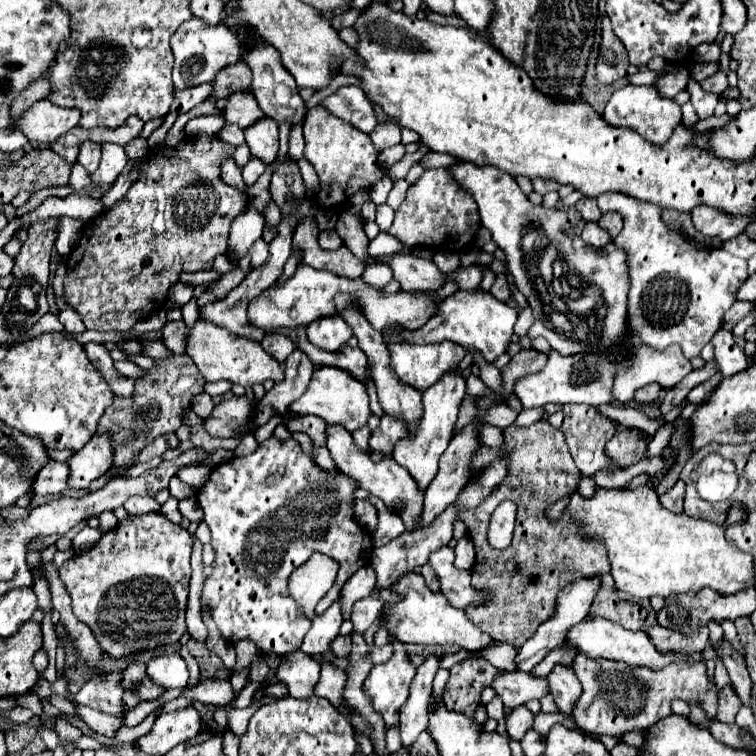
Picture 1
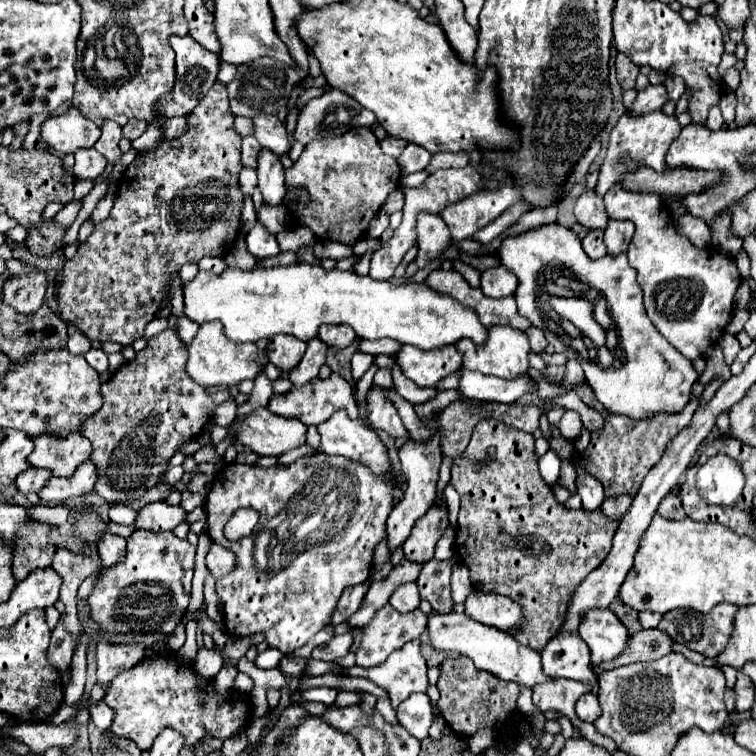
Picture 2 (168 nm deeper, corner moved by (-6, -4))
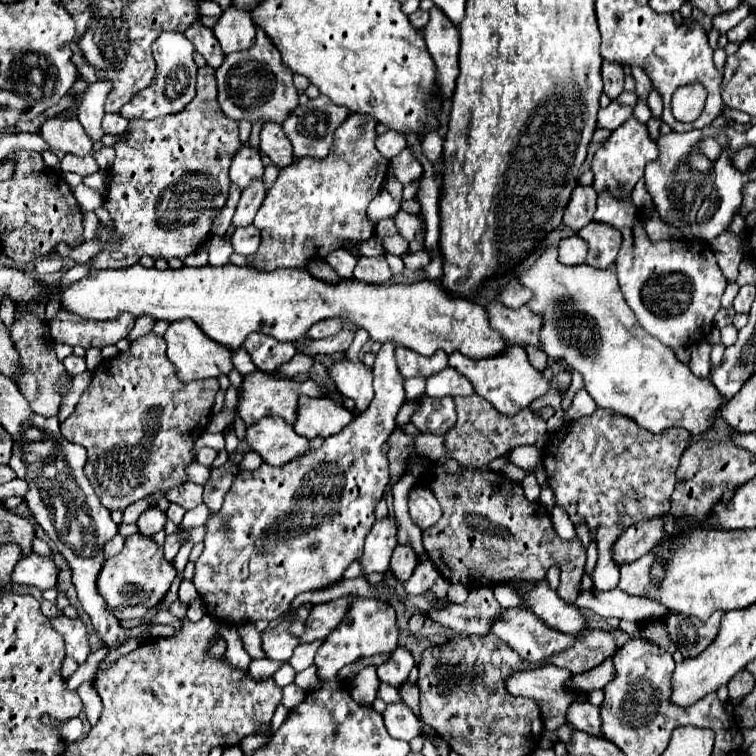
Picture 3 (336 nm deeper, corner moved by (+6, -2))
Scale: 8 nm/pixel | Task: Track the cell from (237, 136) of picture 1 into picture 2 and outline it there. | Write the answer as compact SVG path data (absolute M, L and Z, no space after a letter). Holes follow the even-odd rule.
M254 136L242 138L242 164L244 166L256 166L256 154L260 152L260 144Z

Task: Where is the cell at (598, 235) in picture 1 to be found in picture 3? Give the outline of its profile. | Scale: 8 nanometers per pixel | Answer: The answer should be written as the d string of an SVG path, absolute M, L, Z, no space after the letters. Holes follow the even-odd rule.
M578 234L570 236L570 238L564 238L560 240L560 246L558 246L558 260L566 266L576 266L576 264L582 264L584 258L586 258L586 252L588 252L588 246L582 238L578 238Z

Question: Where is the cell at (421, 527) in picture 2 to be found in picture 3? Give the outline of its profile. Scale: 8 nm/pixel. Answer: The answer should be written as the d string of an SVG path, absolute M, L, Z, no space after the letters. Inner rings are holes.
M396 546L392 560L390 560L390 570L398 582L406 582L414 568L418 566L418 558L410 546Z

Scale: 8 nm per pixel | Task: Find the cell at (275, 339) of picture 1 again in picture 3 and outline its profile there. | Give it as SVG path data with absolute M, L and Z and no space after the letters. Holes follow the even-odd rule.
M252 332L244 342L246 352L252 362L262 372L276 372L282 364L290 362L296 354L296 346L292 342L280 342L268 334Z

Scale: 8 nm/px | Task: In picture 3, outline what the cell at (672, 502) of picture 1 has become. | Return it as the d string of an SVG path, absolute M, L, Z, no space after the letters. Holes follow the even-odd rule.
M652 518L648 522L638 522L630 526L622 536L616 538L612 546L612 560L622 566L624 562L636 562L636 558L642 558L648 554L664 536L662 518Z

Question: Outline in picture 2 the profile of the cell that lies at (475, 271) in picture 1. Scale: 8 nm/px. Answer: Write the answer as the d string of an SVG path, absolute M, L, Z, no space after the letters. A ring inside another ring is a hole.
M504 266L488 268L480 276L480 290L492 298L512 296L516 290L516 276Z

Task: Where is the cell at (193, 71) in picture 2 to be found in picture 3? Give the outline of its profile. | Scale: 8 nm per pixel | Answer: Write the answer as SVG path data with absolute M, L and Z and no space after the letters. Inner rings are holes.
M162 32L158 40L152 44L152 56L156 62L156 74L154 80L148 88L140 90L138 94L132 96L128 104L120 108L120 114L126 120L134 118L144 118L144 120L154 120L158 116L168 116L168 114L178 114L184 110L184 106L194 98L194 88L196 88L196 64L192 60L194 46L184 38L182 32Z

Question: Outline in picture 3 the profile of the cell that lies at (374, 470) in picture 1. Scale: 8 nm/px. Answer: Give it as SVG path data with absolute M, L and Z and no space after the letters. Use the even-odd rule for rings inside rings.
M300 396L300 410L294 422L294 430L308 440L312 438L328 438L338 434L344 426L354 420L354 414L346 410L342 404L336 404L328 396L308 398Z

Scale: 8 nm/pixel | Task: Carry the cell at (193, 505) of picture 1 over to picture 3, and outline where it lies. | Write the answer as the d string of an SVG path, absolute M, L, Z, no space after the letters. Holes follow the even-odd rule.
M150 508L146 510L144 514L140 514L138 518L138 528L140 528L140 534L144 536L154 536L156 532L164 530L164 524L166 524L166 514L160 510L160 508Z

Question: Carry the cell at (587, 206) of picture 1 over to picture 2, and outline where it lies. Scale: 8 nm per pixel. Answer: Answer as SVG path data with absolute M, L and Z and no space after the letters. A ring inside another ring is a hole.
M584 190L584 194L578 198L574 214L578 222L590 230L594 228L606 228L608 216L602 204L602 198L594 194L594 190Z

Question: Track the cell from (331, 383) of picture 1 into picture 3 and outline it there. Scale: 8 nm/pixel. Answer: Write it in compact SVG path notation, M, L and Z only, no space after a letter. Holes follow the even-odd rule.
M256 370L248 376L244 376L244 382L240 386L240 400L238 400L236 412L244 420L246 426L254 426L254 422L258 422L260 418L266 418L266 416L280 416L280 418L284 418L284 422L294 424L300 394L320 396L320 390L312 380L294 382L292 378L284 378L278 374L266 374L266 372Z

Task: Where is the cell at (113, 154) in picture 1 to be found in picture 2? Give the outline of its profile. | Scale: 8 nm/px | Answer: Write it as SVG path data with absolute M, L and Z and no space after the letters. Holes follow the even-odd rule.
M104 122L102 124L102 136L96 142L96 150L108 160L108 164L116 164L122 158L122 150L118 148L118 142L122 138L122 128L116 122Z

